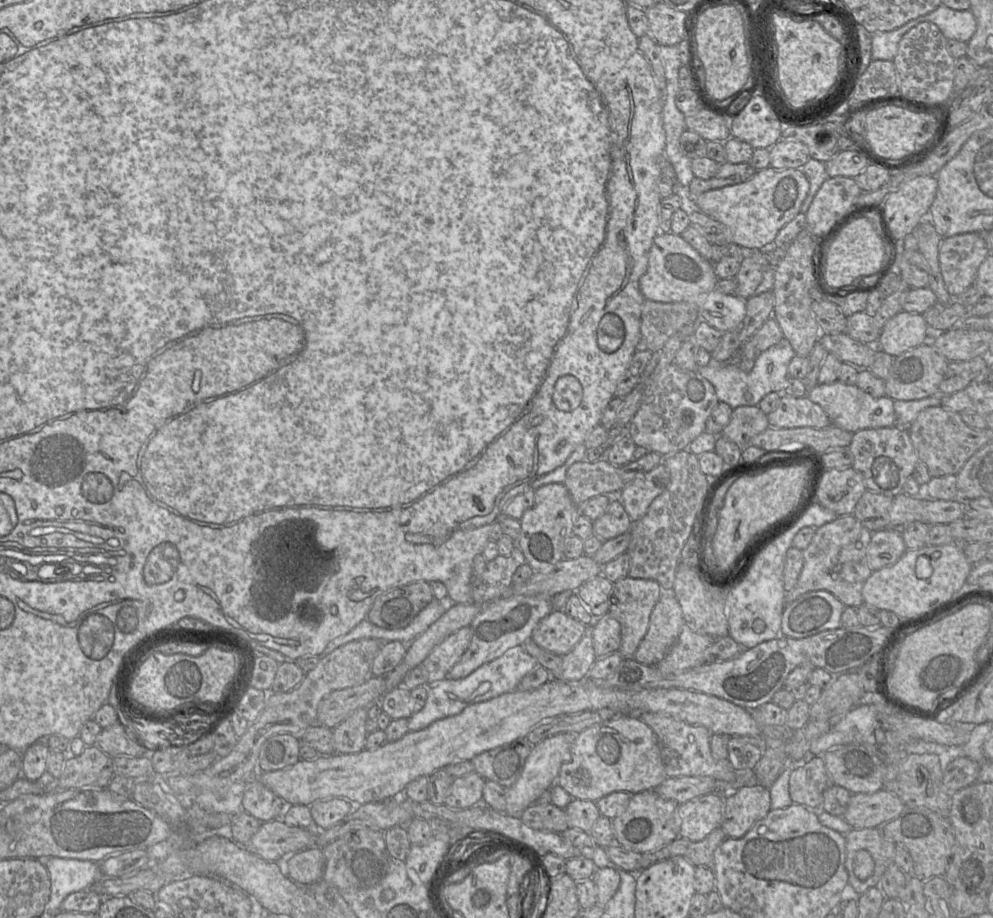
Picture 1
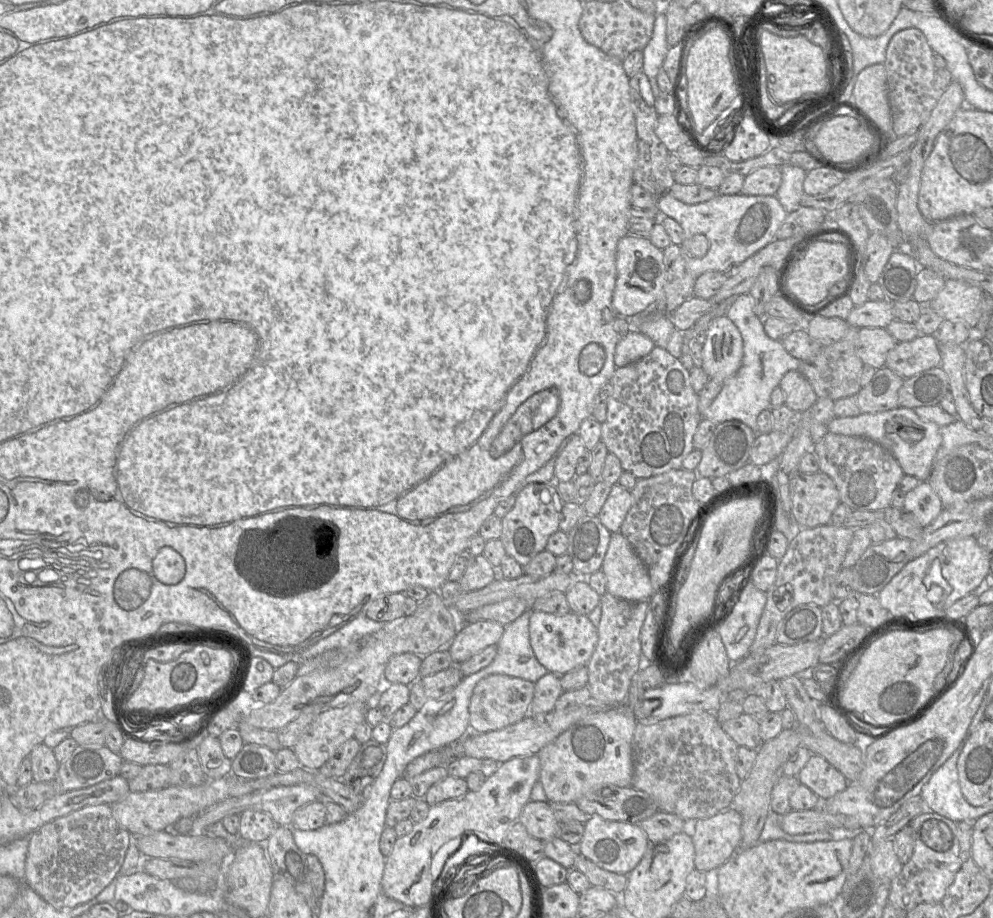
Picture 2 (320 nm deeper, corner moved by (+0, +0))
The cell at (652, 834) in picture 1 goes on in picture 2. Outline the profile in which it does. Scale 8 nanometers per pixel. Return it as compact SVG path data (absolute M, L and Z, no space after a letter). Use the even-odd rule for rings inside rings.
M597 814L584 824L584 834L577 846L578 853L610 872L628 875L643 858L650 842L638 824L606 820Z

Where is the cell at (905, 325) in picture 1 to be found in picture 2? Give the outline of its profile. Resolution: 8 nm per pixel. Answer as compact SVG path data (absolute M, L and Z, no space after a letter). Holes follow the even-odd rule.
M860 328L857 355L864 364L879 369L885 366L888 352L897 344L897 340L885 328Z

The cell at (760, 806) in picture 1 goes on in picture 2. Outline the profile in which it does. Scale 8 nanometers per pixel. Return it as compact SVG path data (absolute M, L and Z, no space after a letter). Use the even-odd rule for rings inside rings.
M733 807L691 823L688 834L695 849L695 869L708 872L728 861L741 846L742 817Z

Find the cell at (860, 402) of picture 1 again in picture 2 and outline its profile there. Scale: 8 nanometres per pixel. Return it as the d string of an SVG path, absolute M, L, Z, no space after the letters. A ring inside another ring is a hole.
M905 407L877 413L861 413L853 417L834 417L828 424L828 432L859 436L880 444L894 456L904 474L914 476L920 481L928 480L933 469L933 459L942 443L939 425L924 421L913 409Z

